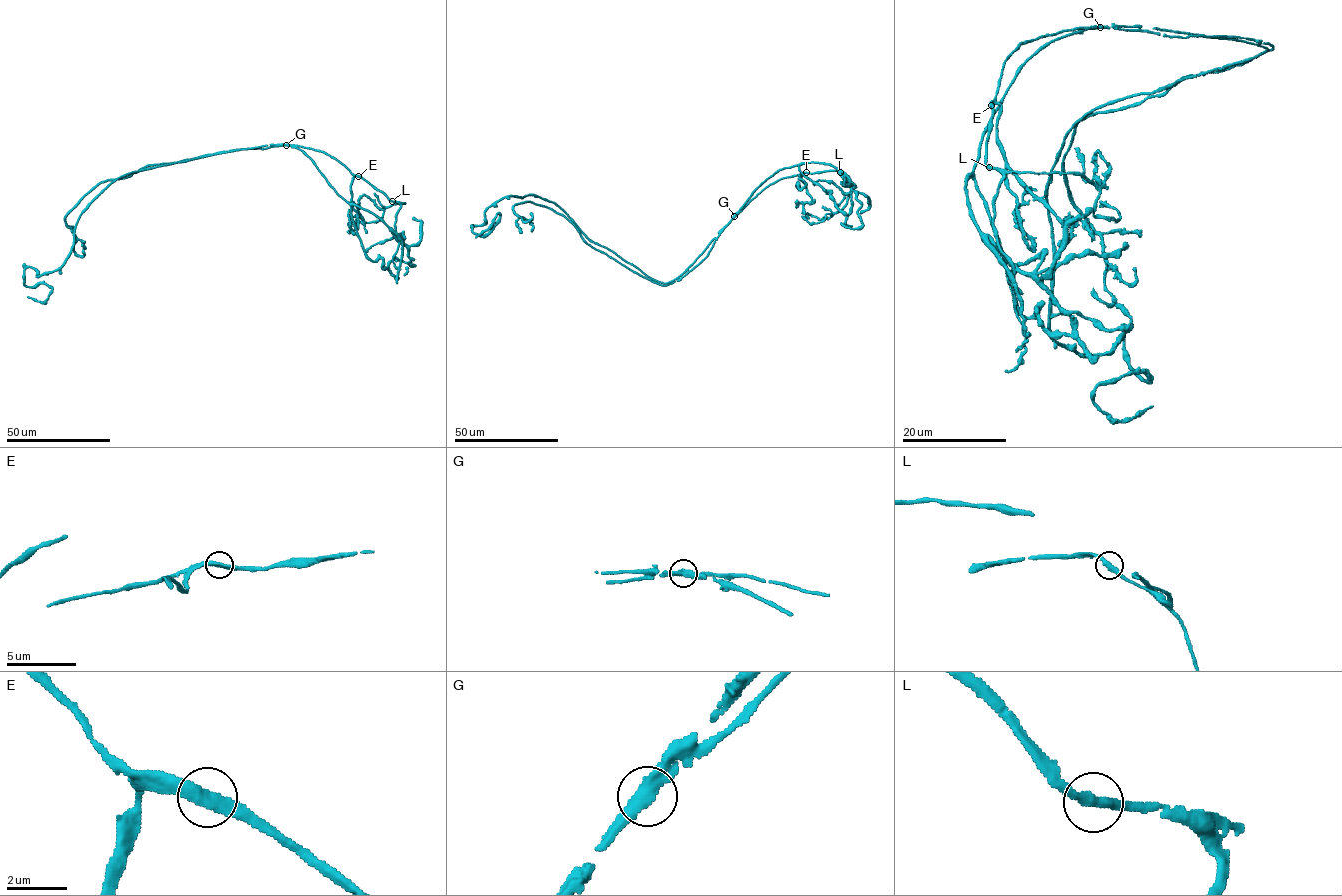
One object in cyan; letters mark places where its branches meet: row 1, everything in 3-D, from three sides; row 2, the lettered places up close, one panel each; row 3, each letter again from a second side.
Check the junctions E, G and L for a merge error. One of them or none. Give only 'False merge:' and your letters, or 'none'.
False merge: G

